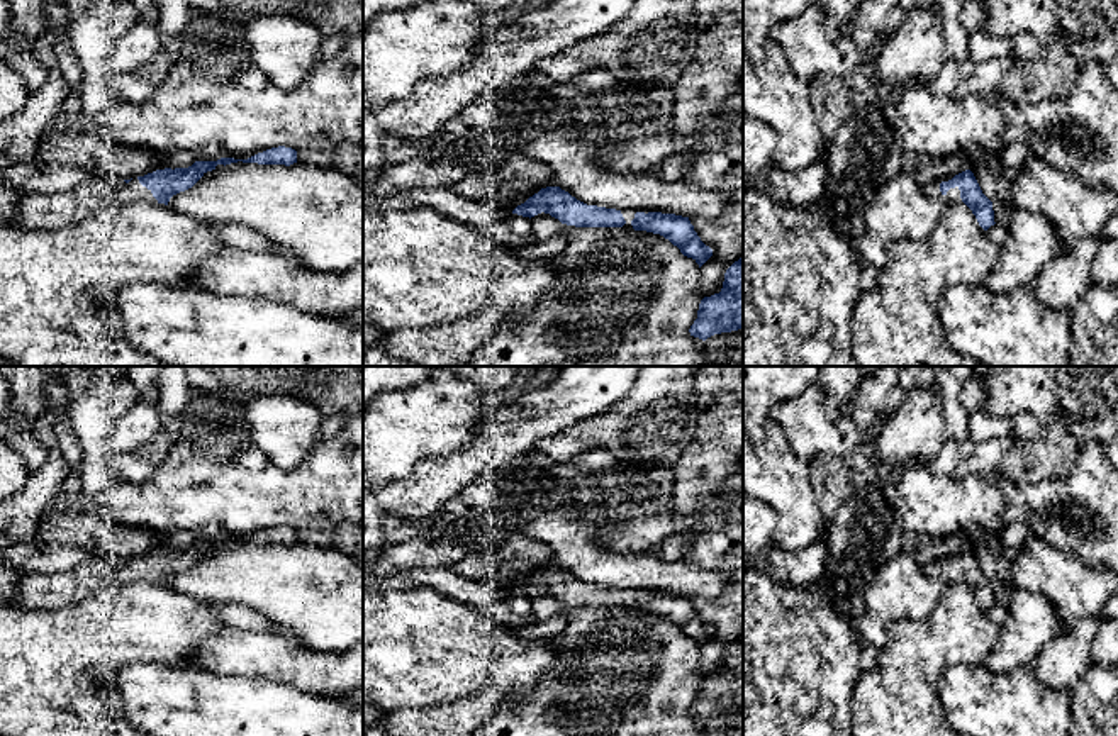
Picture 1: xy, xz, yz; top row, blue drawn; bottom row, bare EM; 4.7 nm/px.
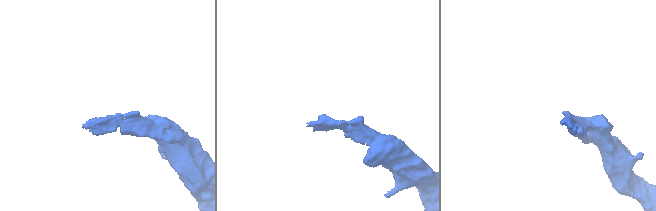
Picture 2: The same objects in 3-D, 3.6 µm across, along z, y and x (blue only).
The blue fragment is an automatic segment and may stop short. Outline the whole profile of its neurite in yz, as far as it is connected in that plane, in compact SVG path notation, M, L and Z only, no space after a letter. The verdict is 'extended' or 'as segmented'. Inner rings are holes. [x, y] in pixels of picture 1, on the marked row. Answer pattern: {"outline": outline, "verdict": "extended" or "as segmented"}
{"outline": "M970 170L926 183L923 185L923 193L930 198L943 200L947 205L964 202L984 231L996 224L992 202L982 193Z", "verdict": "extended"}

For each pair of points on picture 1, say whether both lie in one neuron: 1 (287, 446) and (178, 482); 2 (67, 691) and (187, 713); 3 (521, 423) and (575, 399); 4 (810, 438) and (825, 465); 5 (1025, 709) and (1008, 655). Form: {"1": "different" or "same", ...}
{"1": "different", "2": "different", "3": "same", "4": "different", "5": "different"}

